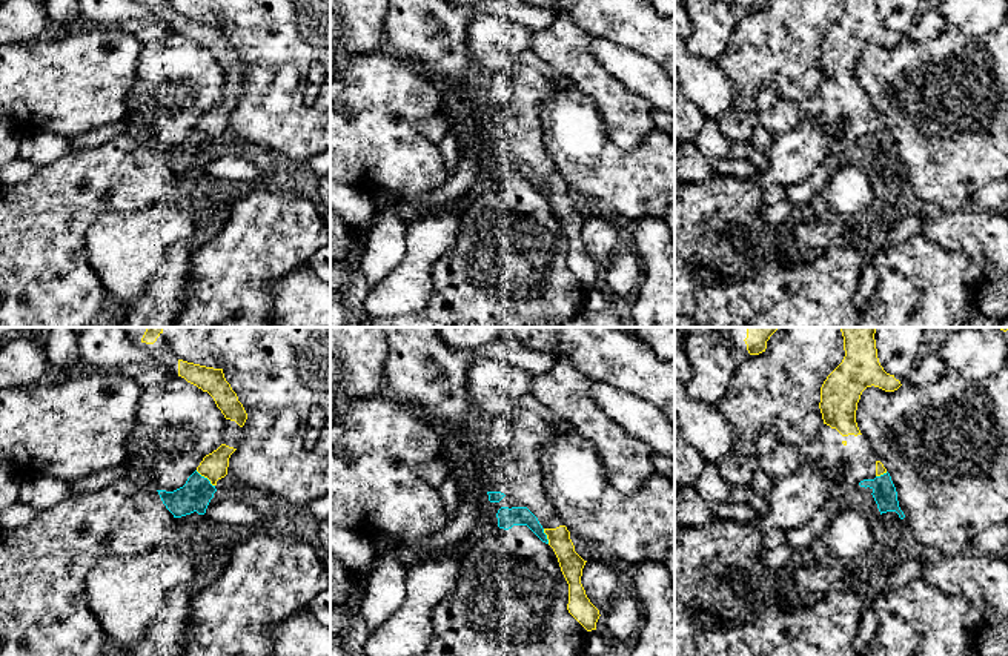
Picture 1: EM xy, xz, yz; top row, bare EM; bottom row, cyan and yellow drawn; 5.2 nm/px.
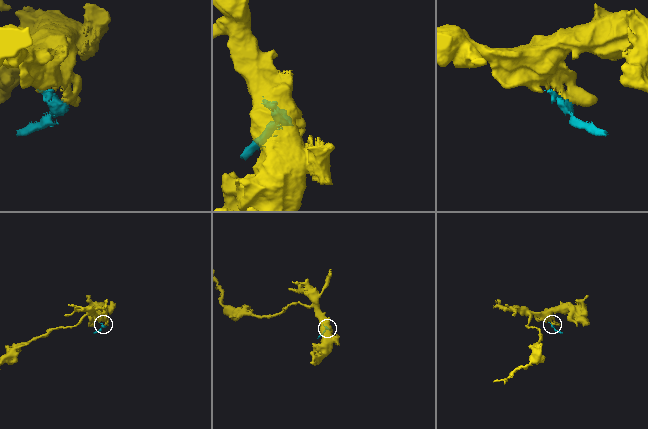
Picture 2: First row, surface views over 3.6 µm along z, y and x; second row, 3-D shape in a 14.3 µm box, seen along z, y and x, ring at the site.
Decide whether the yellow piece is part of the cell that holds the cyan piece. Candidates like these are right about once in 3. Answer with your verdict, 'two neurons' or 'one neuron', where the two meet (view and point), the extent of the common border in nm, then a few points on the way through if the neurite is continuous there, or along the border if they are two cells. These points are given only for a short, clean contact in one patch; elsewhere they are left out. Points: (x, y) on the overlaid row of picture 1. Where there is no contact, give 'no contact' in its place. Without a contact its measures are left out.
two neurons; contact xy (203, 477); length 130 nm; border xy (195, 470), (214, 486)

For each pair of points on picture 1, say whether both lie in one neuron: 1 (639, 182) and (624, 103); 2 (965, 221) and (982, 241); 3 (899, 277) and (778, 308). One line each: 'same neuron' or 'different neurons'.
1: different neurons
2: same neuron
3: different neurons

